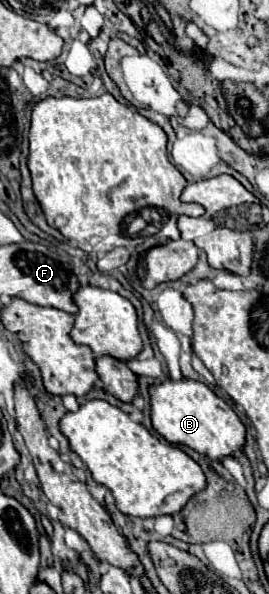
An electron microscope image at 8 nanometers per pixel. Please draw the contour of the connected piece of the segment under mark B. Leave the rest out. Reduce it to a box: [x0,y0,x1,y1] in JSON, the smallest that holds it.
[149,379,245,461]

